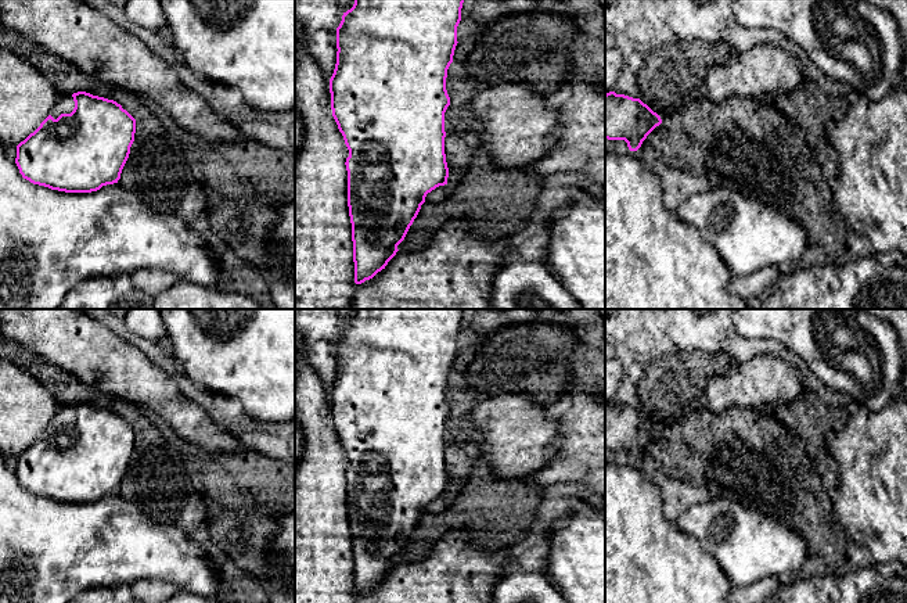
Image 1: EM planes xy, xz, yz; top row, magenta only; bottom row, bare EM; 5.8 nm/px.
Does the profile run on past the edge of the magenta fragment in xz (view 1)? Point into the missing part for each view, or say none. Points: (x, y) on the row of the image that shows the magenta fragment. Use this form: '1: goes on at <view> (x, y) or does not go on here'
1: does not go on here

